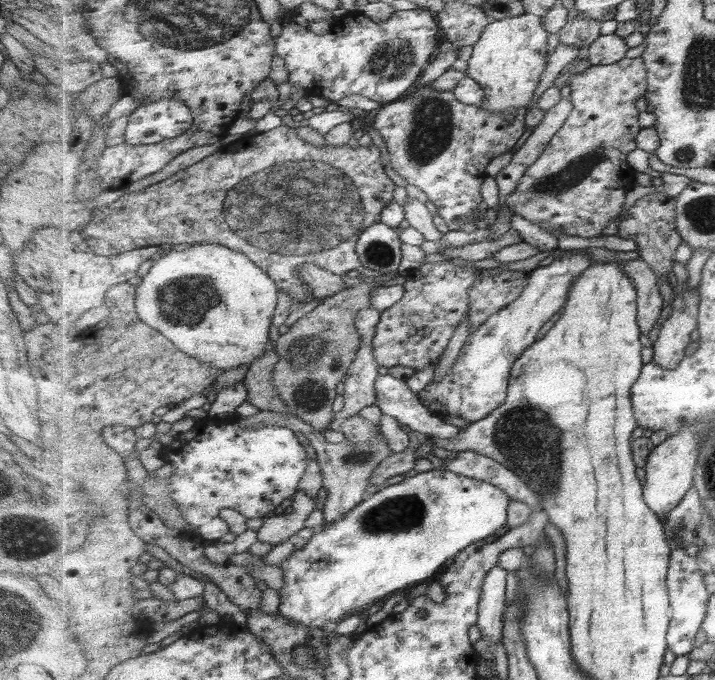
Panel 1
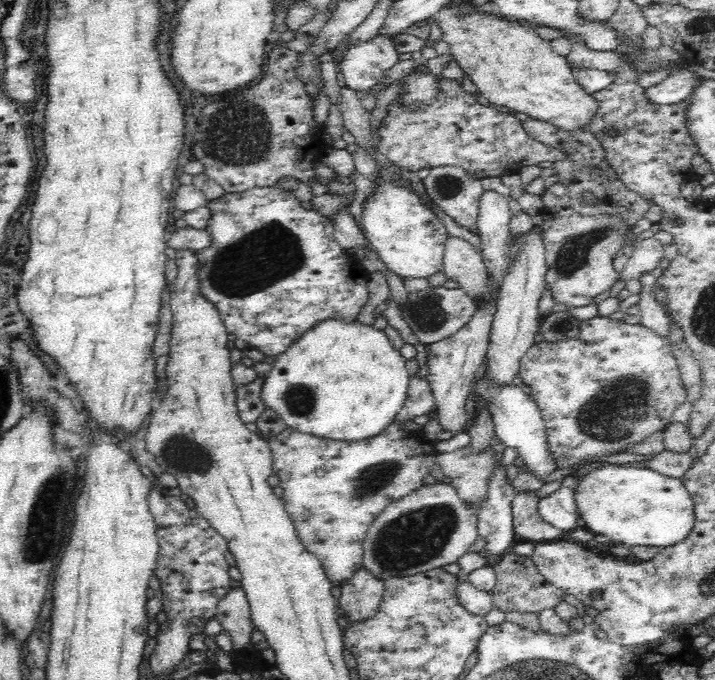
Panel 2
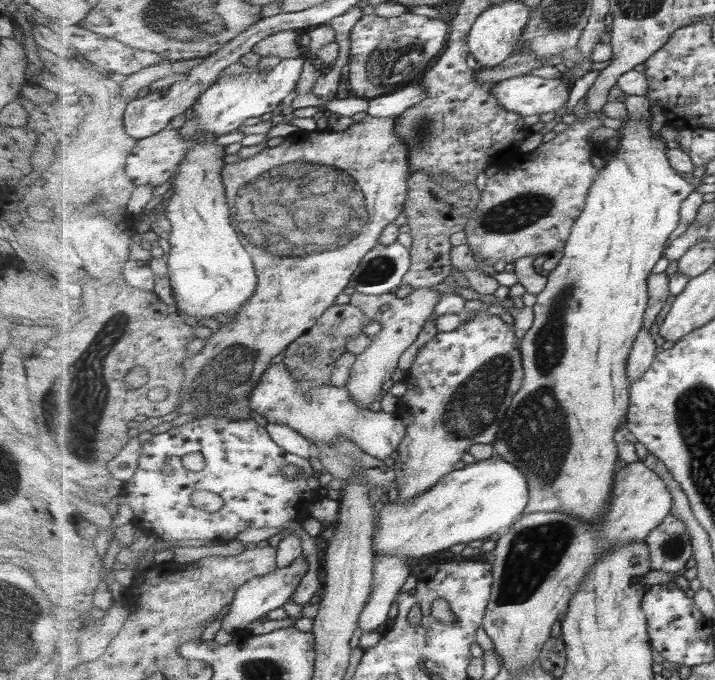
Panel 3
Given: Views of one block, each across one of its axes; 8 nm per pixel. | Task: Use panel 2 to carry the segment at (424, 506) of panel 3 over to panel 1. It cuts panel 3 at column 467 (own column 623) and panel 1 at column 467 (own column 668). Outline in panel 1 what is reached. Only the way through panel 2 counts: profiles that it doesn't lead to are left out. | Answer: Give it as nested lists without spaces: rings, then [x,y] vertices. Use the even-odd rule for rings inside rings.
[[[445,468],[431,469],[430,471],[417,473],[416,475],[404,478],[398,484],[392,486],[381,487],[373,496],[370,496],[355,507],[351,512],[348,512],[342,519],[336,520],[331,524],[323,524],[322,529],[312,535],[306,545],[302,549],[292,553],[287,557],[280,567],[283,569],[285,586],[280,588],[280,605],[278,606],[278,613],[286,616],[291,622],[300,622],[305,626],[320,629],[323,624],[327,622],[341,622],[345,617],[351,614],[360,613],[364,608],[368,608],[375,603],[381,603],[388,597],[395,593],[400,593],[400,590],[411,586],[411,584],[418,584],[429,582],[433,578],[435,572],[439,572],[439,568],[445,564],[445,560],[456,557],[462,550],[470,547],[471,544],[493,536],[495,531],[508,524],[508,510],[511,507],[510,494],[505,493],[499,489],[497,485],[490,484],[490,482],[477,480],[469,476],[461,476],[457,472],[451,472]]]

